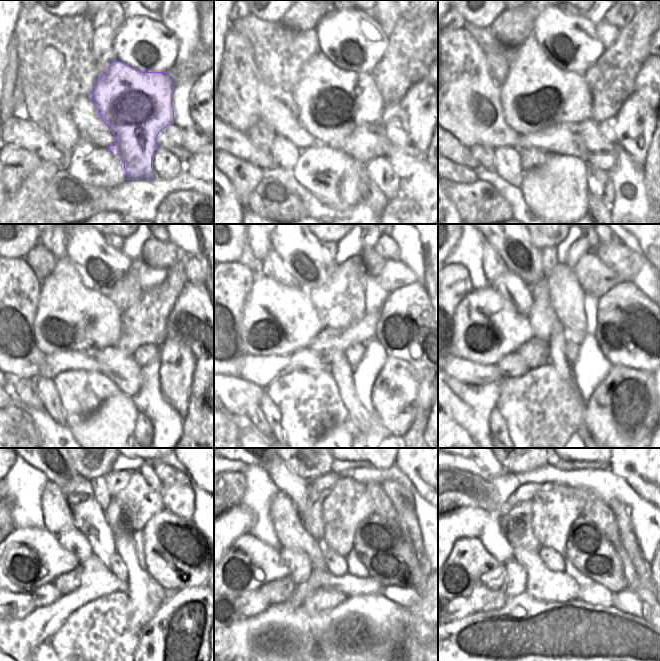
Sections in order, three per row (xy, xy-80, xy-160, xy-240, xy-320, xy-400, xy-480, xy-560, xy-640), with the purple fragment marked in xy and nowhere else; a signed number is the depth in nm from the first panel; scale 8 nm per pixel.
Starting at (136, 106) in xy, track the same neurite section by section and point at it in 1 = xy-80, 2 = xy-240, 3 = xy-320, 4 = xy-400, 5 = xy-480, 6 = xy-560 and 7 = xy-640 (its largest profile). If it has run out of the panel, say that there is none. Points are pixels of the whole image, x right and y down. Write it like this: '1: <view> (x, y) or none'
1: xy-80 (332, 102)
2: xy-240 (70, 317)
3: xy-320 (277, 320)
4: xy-400 (487, 327)
5: xy-480 (28, 558)
6: xy-560 (249, 564)
7: xy-640 (469, 565)

